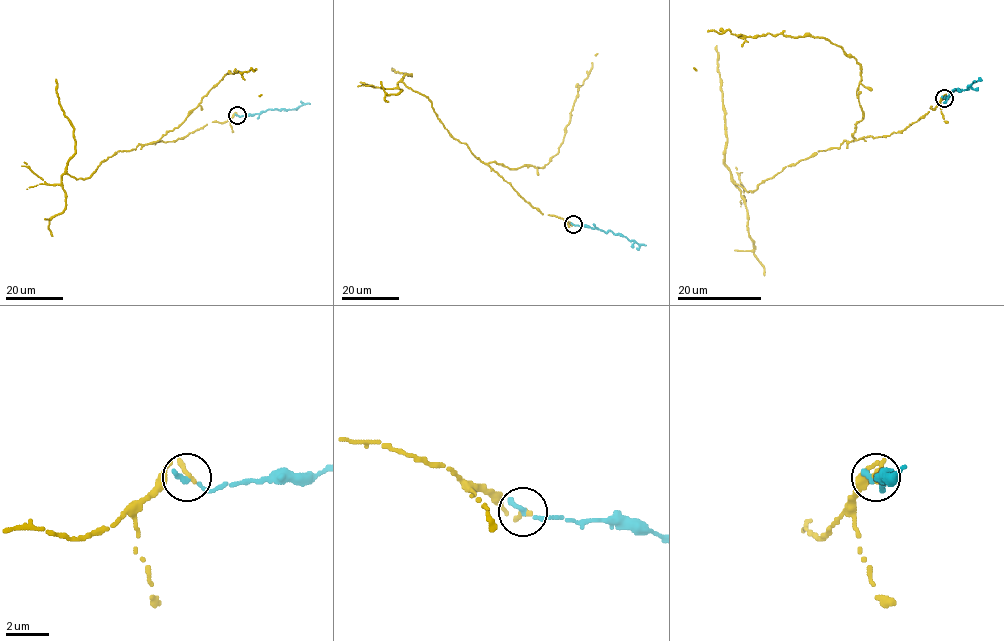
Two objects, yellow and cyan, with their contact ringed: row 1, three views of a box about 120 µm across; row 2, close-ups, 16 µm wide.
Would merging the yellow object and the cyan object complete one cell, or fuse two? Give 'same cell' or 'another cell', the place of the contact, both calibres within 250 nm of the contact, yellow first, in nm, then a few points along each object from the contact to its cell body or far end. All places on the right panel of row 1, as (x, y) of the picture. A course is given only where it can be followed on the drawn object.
same cell | (944, 98) | 280/300 nm | yellow via (944, 97), (903, 130), (819, 150), (748, 192), (735, 184), (724, 162), (727, 135), (716, 46) | cyan via (944, 97), (945, 100), (956, 89), (968, 89), (974, 81)

